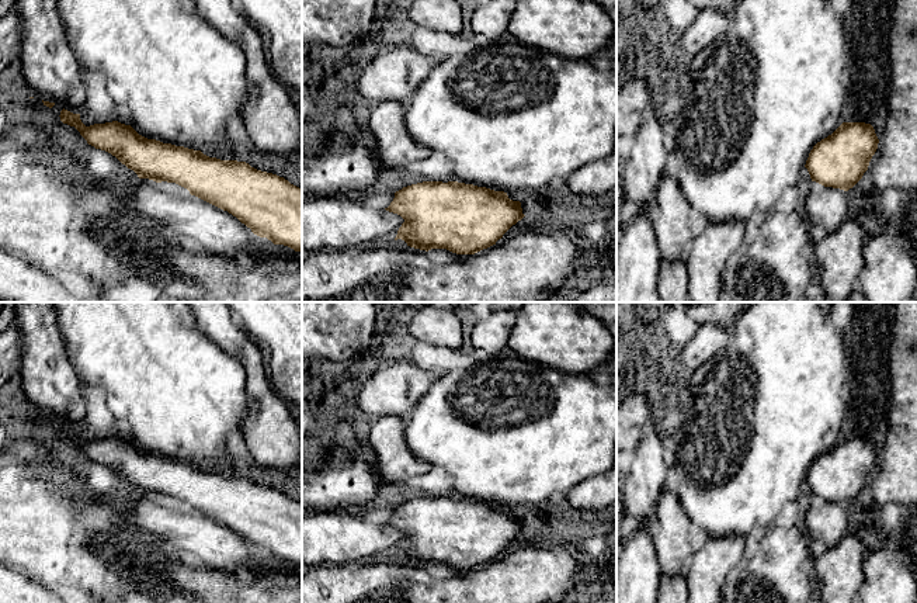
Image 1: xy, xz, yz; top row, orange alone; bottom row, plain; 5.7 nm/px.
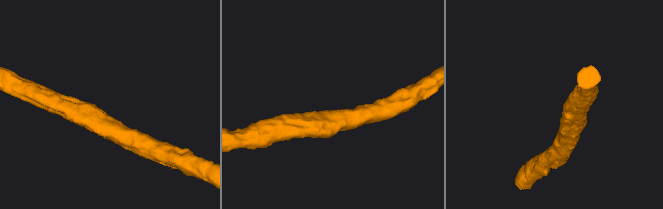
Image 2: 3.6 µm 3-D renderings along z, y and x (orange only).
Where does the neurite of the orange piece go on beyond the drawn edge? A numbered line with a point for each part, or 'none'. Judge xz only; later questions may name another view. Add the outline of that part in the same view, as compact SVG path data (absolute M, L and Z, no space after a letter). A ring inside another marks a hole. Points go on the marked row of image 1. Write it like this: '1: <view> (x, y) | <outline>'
1: xz (326, 222) | M354 195L302 200L302 254L324 247L354 250L372 240L395 240L404 219L374 209Z

